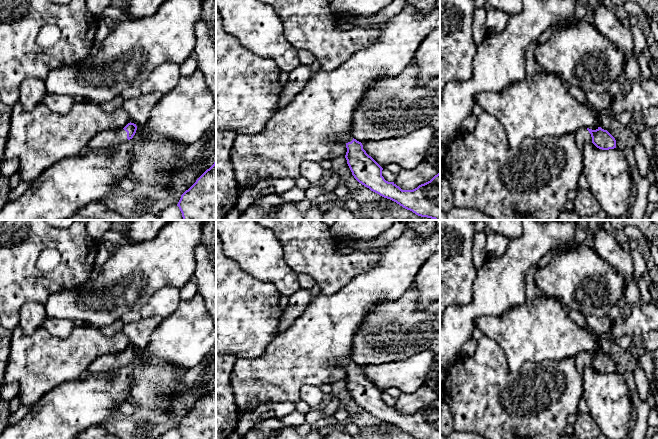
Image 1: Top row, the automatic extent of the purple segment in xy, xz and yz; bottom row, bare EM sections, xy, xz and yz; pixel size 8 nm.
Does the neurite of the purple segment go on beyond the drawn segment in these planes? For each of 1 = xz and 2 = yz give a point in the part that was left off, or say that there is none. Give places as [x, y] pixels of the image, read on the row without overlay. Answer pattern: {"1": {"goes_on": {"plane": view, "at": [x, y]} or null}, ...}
{"1": {"goes_on": {"plane": "xz", "at": [345, 362]}}, "2": {"goes_on": {"plane": "yz", "at": [582, 359]}}}

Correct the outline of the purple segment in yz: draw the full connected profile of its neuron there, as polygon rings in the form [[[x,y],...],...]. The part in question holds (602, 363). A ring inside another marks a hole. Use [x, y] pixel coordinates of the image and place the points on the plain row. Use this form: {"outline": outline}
{"outline": [[[598,351],[596,354],[589,352],[579,352],[575,356],[576,369],[579,374],[583,375],[586,367],[593,367],[597,372],[609,374],[616,372],[615,362],[607,355]]]}

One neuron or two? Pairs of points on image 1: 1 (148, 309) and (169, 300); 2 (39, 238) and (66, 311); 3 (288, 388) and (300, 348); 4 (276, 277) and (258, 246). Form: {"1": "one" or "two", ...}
{"1": "one", "2": "two", "3": "one", "4": "one"}

